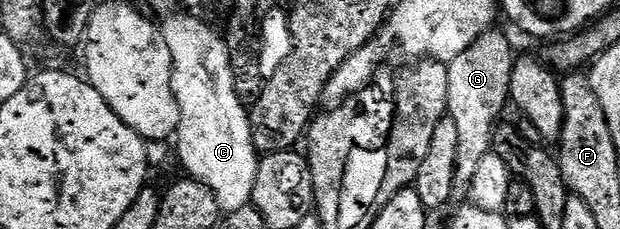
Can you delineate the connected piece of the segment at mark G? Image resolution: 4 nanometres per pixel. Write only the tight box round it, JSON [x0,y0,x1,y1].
[447,28,517,188]

